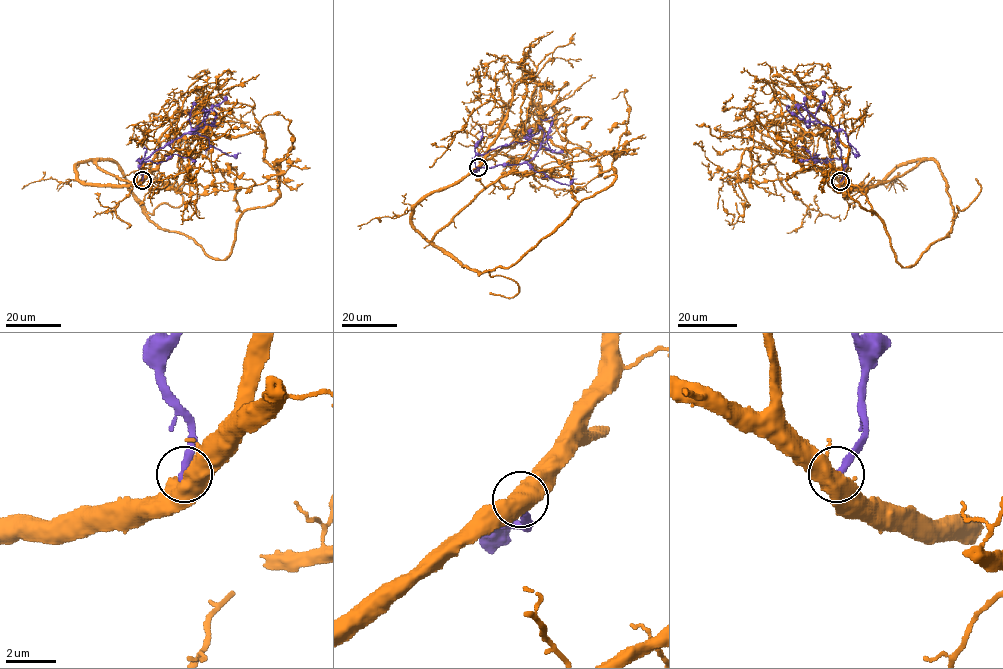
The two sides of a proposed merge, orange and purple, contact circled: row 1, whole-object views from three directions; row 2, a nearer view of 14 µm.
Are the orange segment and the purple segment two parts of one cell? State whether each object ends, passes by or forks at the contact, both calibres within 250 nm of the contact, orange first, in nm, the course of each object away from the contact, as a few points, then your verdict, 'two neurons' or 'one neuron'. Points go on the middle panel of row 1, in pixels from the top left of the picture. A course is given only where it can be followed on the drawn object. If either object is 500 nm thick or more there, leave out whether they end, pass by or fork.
550/320 nm | orange via (478, 167), (519, 132), (544, 133), (539, 125), (509, 173), (558, 189), (598, 176) | purple via (478, 167), (476, 170), (529, 161), (540, 146), (544, 135), (540, 128), (526, 139), (530, 133) | two neurons

